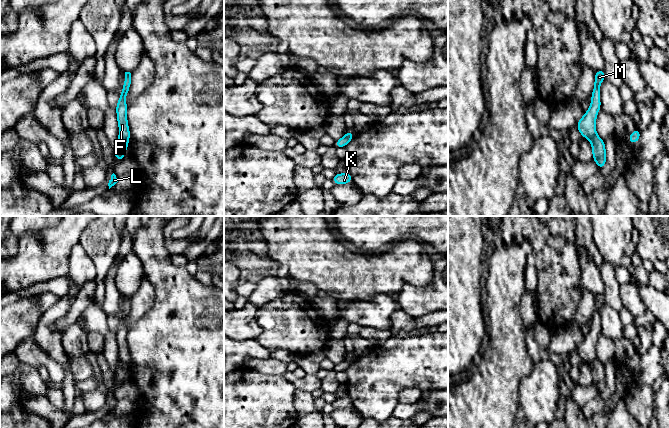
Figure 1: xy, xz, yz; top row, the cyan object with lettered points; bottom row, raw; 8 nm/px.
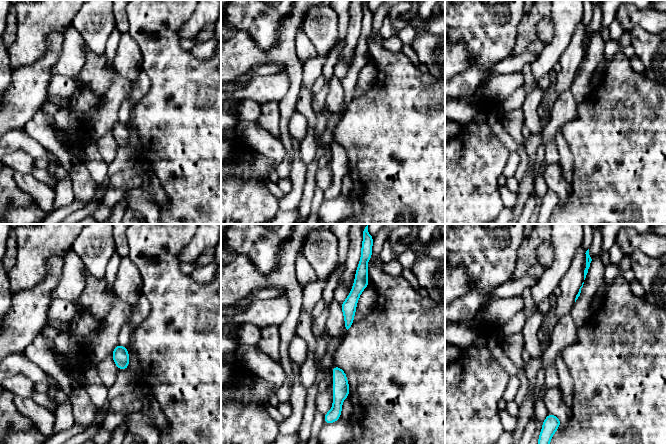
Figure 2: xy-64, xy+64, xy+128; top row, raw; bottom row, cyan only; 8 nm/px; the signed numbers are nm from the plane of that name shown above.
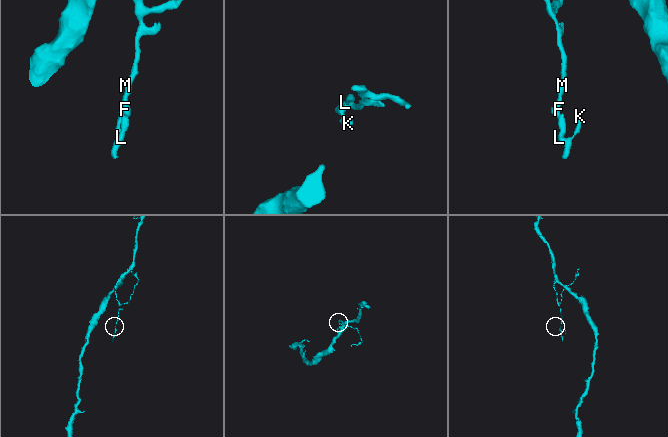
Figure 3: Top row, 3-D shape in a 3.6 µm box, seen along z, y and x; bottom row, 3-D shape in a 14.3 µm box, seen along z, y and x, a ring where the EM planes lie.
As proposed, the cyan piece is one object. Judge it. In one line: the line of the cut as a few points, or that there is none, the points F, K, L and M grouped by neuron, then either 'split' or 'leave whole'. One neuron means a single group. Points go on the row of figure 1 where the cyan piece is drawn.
xy (119, 135), (127, 141) | F M / K L | split

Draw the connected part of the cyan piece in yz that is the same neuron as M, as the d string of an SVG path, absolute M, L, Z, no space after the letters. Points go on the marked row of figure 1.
M603 70L595 71L594 88L591 96L591 105L587 112L577 123L577 129L580 134L590 141L597 135L596 118L601 108L600 102L600 84L605 80L605 72Z

